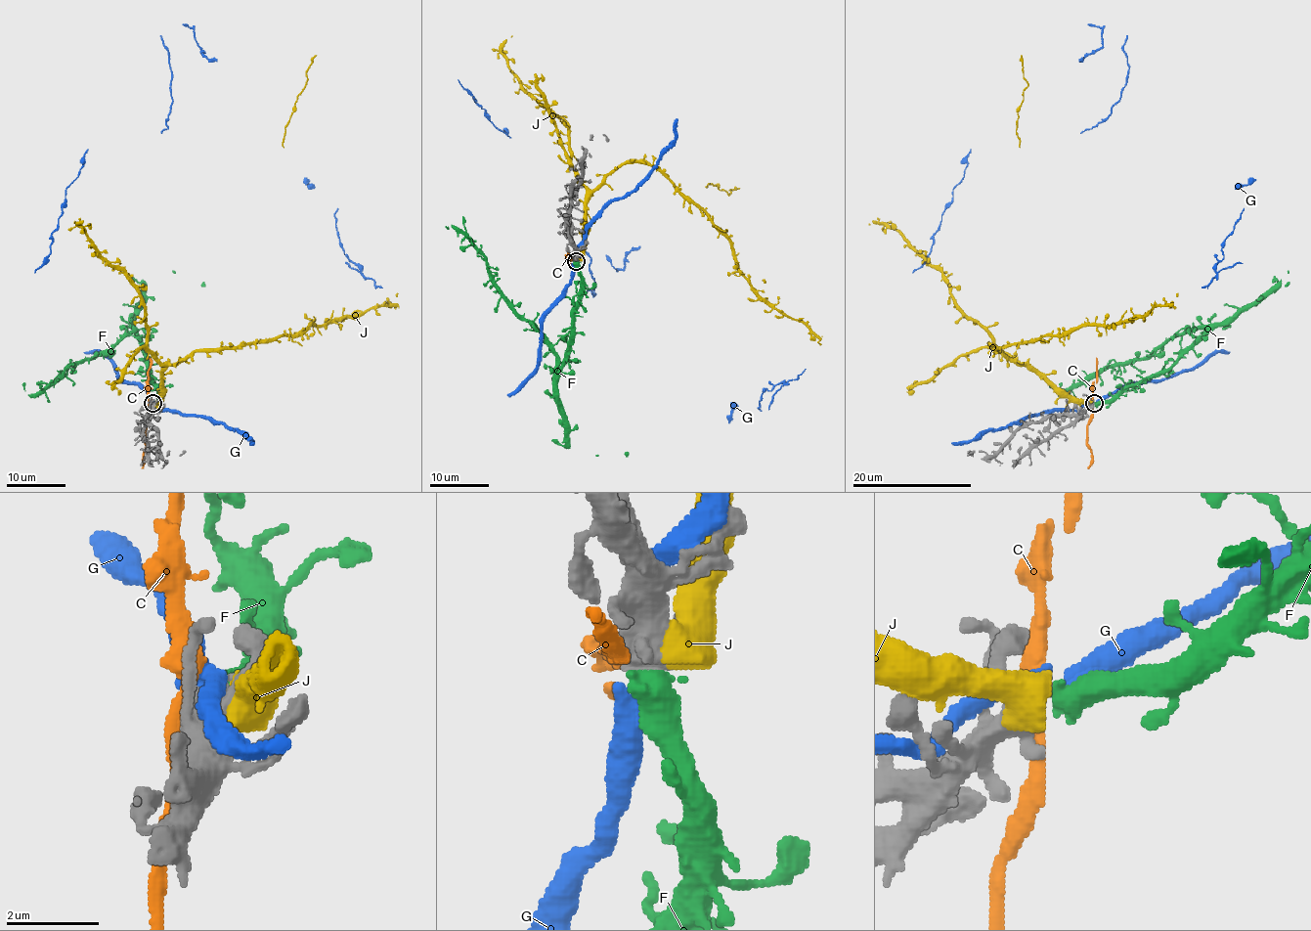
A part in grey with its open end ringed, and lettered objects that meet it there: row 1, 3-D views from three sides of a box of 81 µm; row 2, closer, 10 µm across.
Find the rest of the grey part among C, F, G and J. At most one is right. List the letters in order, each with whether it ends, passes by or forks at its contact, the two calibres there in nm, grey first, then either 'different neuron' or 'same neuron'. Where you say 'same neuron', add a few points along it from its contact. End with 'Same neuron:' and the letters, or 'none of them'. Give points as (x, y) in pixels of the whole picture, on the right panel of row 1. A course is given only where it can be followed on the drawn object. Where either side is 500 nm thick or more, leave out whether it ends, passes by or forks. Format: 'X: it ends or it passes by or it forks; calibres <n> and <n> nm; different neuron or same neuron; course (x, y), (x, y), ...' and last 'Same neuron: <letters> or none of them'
C: it passes by; calibres 400 and 300 nm; different neuron
F: calibres 360 and 650 nm; same neuron; course (1094, 403), (1162, 374), (1205, 331), (1174, 333), (1145, 357), (1090, 374), (1066, 394), (1060, 394), (1062, 382)
G: it passes by; calibres 400 and 320 nm; different neuron
J: calibres 440 and 800 nm; different neuron
Same neuron: F

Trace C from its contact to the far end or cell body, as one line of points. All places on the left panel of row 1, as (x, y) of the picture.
C: (150, 405), (142, 468)

